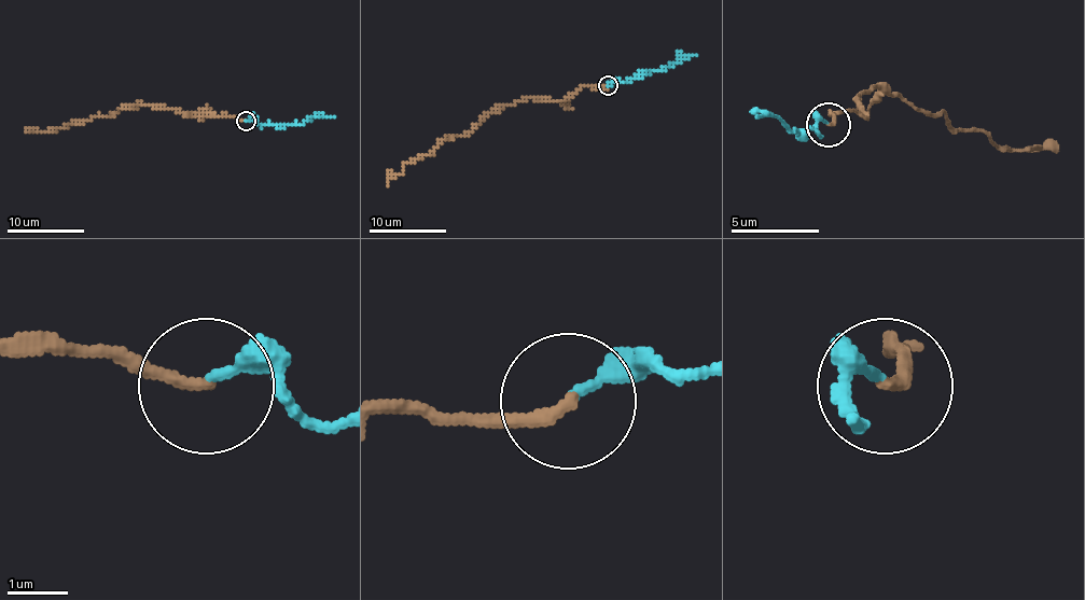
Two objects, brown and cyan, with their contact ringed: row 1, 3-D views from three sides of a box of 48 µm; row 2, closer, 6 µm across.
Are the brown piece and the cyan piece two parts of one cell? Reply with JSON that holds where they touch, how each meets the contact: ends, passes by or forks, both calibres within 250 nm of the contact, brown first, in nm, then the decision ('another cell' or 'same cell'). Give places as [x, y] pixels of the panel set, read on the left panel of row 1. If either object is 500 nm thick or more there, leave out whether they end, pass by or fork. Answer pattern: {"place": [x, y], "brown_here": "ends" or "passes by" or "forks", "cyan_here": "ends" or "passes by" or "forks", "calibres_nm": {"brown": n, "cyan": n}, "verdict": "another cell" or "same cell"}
{"place": [246, 121], "brown_here": "ends", "cyan_here": "ends", "calibres_nm": {"brown": 200, "cyan": 170}, "verdict": "same cell"}

